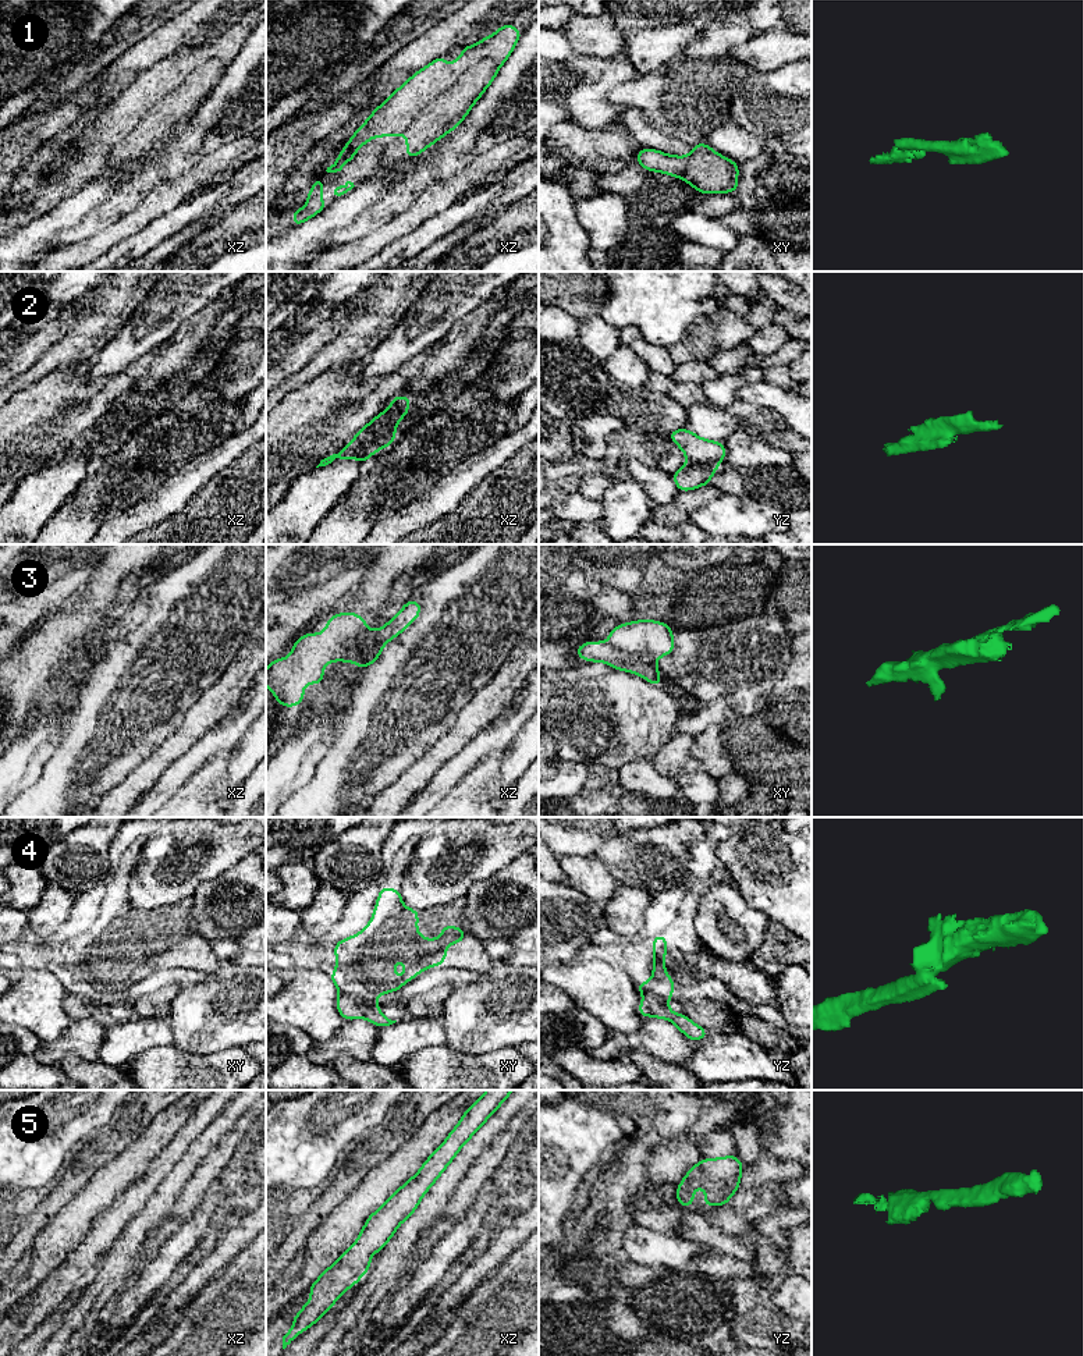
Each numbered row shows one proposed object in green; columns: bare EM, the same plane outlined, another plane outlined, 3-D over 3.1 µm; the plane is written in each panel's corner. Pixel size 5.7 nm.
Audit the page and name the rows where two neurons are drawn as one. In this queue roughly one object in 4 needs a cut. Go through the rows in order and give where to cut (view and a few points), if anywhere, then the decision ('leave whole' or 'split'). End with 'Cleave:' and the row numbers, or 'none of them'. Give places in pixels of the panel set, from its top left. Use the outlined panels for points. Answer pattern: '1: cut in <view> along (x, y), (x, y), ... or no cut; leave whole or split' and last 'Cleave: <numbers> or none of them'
1: no cut; leave whole
2: cut in xz along (398, 418), (384, 439), (375, 436), (368, 444), (348, 446); split
3: cut in xy along (609, 642), (627, 652), (649, 653), (653, 657); split
4: cut in xy along (340, 994), (351, 994), (373, 1005); split
5: no cut; leave whole
Cleave: 2, 3, 4

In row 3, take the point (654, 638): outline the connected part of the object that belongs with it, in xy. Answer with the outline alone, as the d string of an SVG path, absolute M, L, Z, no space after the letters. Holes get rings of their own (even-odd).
M639 620L617 625L610 643L626 653L647 653L656 659L674 653L672 629L665 622Z

